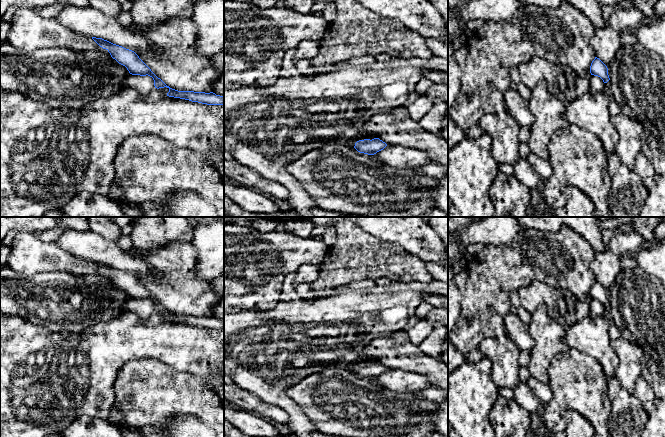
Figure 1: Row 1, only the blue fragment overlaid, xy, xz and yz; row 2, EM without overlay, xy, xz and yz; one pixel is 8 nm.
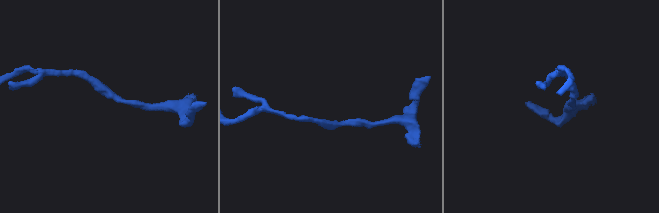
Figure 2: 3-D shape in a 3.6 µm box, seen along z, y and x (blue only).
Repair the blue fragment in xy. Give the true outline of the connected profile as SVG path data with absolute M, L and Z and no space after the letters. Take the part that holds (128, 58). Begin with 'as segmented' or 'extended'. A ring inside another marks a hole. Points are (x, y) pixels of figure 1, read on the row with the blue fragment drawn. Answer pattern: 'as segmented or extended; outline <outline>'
as segmented; outline M92 37L92 39L103 49L106 49L111 57L119 64L125 66L130 74L140 76L150 76L154 80L155 88L167 87L169 92L167 96L198 102L207 105L224 105L224 97L216 95L213 92L194 92L194 91L178 91L167 86L160 78L158 78L151 69L139 58L132 50L122 46L113 44L102 38Z

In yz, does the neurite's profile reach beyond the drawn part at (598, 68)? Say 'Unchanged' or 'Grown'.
Unchanged

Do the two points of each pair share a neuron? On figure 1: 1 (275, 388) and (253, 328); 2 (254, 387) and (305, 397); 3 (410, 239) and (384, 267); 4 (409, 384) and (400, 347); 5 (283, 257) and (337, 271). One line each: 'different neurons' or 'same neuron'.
1: same neuron
2: different neurons
3: different neurons
4: different neurons
5: different neurons

